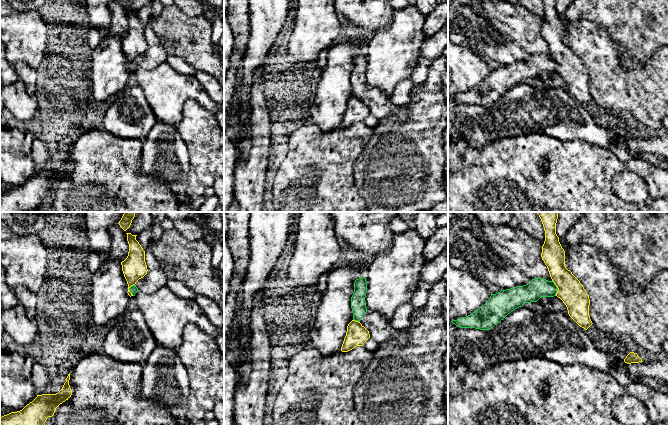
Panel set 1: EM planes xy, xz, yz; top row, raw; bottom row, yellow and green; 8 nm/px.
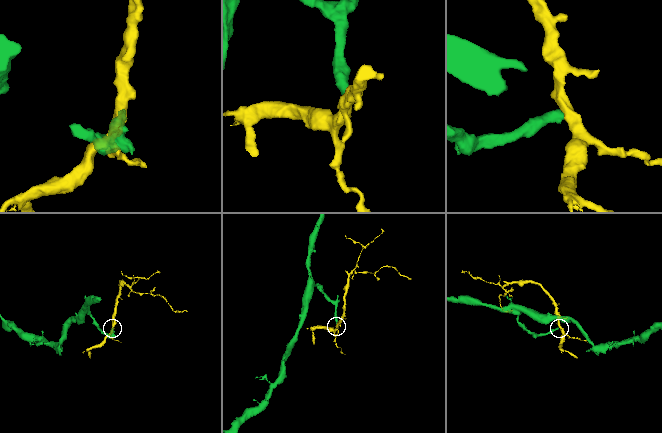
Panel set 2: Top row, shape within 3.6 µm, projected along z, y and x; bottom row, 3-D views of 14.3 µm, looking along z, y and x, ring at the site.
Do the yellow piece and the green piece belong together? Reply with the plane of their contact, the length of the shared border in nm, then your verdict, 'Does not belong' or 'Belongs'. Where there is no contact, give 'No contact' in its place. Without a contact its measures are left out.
Touches yellow in yz. Shared border 130 nm. Belongs

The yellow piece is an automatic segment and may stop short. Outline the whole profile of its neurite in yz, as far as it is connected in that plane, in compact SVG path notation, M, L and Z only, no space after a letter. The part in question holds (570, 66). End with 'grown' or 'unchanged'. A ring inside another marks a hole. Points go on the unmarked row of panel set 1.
M543 0L545 17L541 33L548 44L551 57L532 55L528 60L491 70L489 76L472 90L451 97L460 104L489 106L525 79L542 73L560 74L569 92L587 106L593 99L589 92L590 75L580 57L565 42L565 27L556 10L556 0Z | grown

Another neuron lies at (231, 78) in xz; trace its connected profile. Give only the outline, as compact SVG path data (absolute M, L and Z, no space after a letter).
M229 0L230 12L227 13L229 23L234 35L233 52L231 54L231 65L224 75L224 133L228 132L229 111L233 103L235 88L238 83L239 63L244 57L250 34L249 0Z

